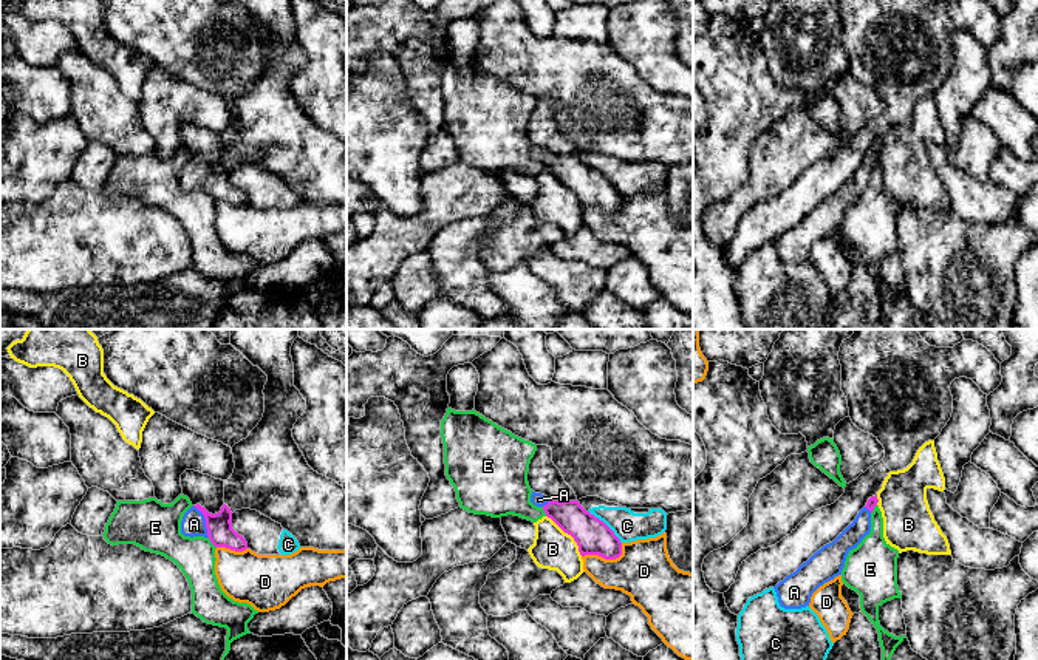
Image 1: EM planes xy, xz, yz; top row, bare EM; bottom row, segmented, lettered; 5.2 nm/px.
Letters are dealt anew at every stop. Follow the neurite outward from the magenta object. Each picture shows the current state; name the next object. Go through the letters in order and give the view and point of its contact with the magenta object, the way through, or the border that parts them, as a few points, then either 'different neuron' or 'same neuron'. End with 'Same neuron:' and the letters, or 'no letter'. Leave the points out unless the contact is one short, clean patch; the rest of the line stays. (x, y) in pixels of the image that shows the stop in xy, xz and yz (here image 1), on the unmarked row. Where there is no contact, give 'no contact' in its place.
A: xy (206, 175) | across xy (220, 186), (206, 175), (194, 178) | same neuron
B: xz (568, 187) | different neuron
C: xz (607, 180) | different neuron
D: xz (607, 212) | different neuron
E: xy (211, 195) | along xy (208, 192), (215, 201) | different neuron
Same neuron: A

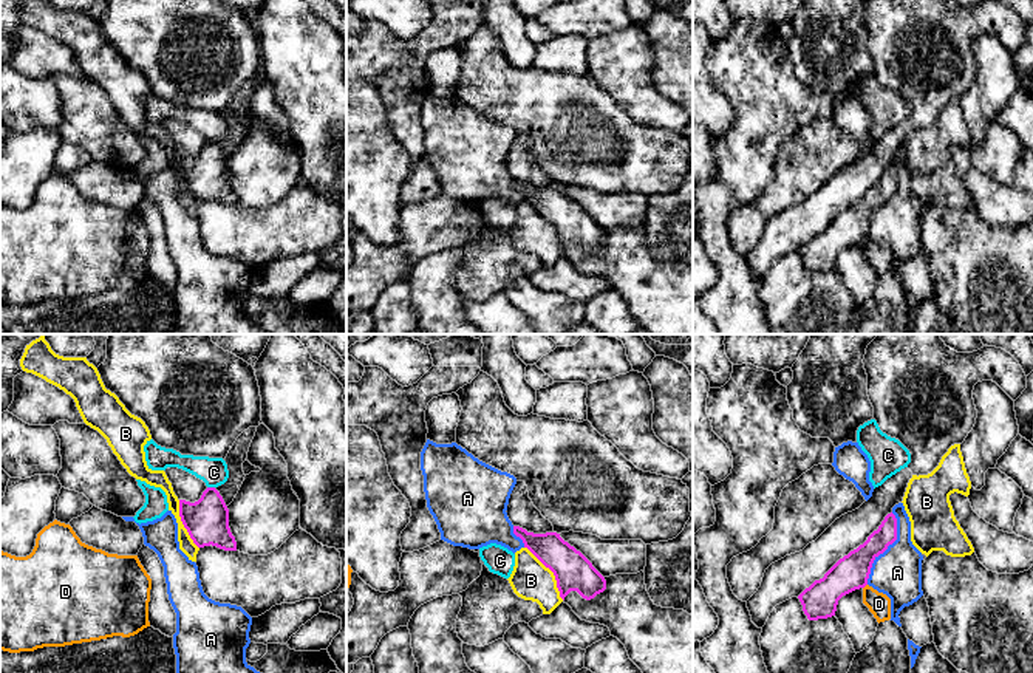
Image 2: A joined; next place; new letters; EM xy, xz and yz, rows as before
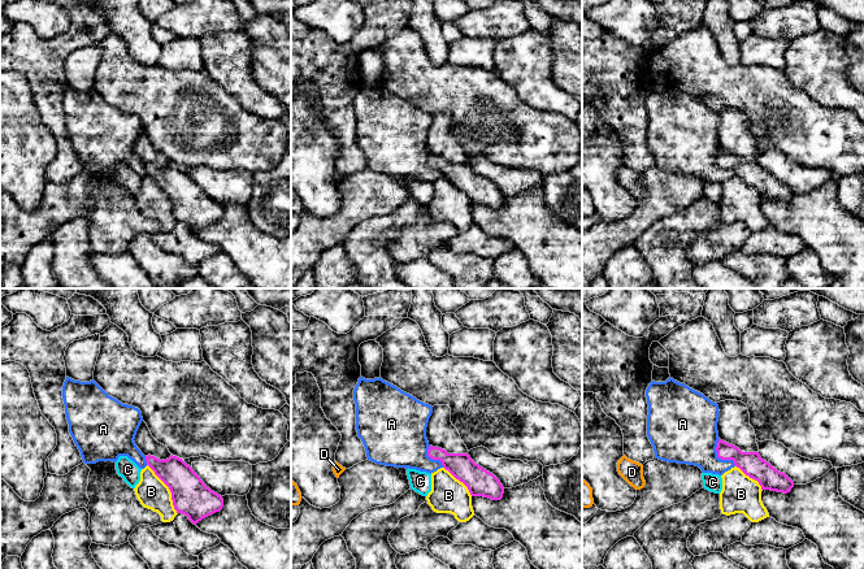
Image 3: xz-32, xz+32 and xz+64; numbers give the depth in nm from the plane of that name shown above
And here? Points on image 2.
A: yz (886, 201) | different neuron
B: xz (552, 225) | different neuron
C: xy (211, 141) | different neuron
D: yz (865, 239) | different neuron
Same neuron: no letter

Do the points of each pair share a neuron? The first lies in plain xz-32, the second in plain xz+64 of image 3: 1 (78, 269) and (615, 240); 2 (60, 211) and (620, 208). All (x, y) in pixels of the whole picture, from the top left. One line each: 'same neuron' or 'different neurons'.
1: different neurons
2: different neurons

